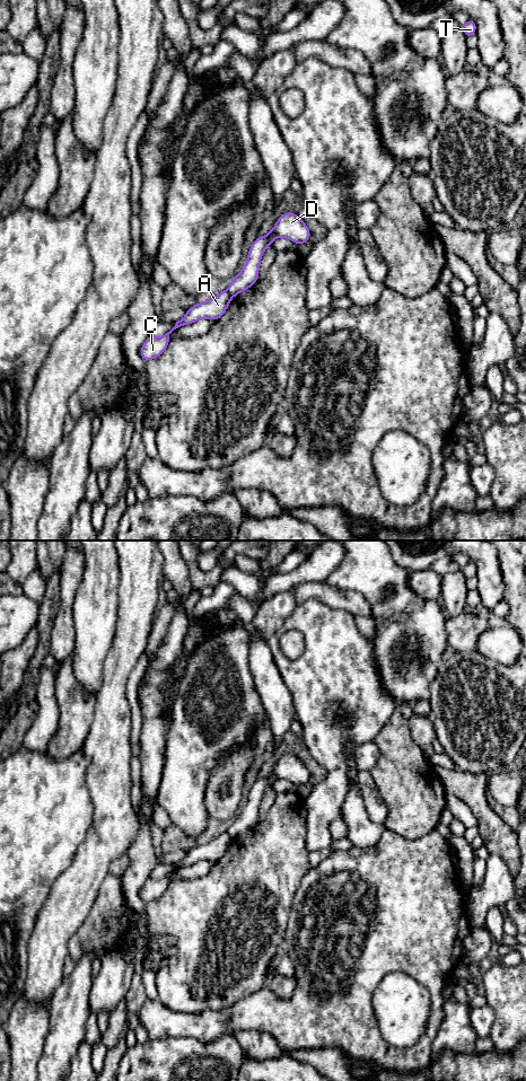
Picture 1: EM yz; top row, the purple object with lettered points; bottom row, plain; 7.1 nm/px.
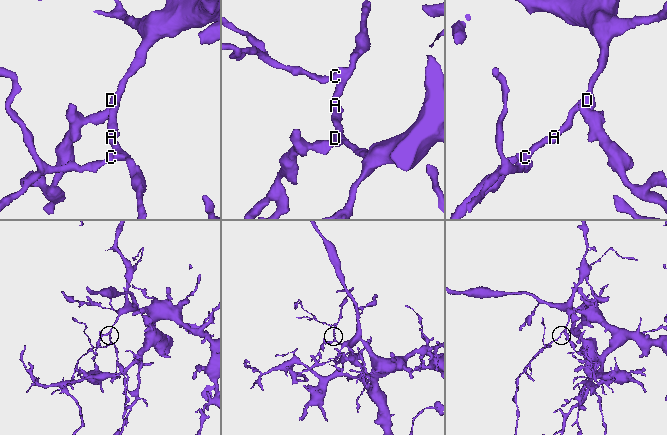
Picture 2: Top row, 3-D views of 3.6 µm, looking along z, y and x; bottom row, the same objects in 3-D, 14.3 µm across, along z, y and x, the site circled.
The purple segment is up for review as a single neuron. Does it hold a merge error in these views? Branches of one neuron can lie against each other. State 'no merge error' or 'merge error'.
merge error

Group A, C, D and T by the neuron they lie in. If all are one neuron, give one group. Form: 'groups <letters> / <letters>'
groups A C / D T

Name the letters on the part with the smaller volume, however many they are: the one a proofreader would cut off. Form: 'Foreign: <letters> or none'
Foreign: A, C

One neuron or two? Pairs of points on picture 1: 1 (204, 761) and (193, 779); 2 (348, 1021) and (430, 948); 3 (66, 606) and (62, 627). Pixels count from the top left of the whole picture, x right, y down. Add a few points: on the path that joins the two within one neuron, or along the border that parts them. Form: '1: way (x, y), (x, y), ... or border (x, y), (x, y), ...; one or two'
1: way (200, 765), (193, 774); one
2: way (350, 995), (397, 948), (404, 948); one
3: way (66, 612), (64, 622); one

